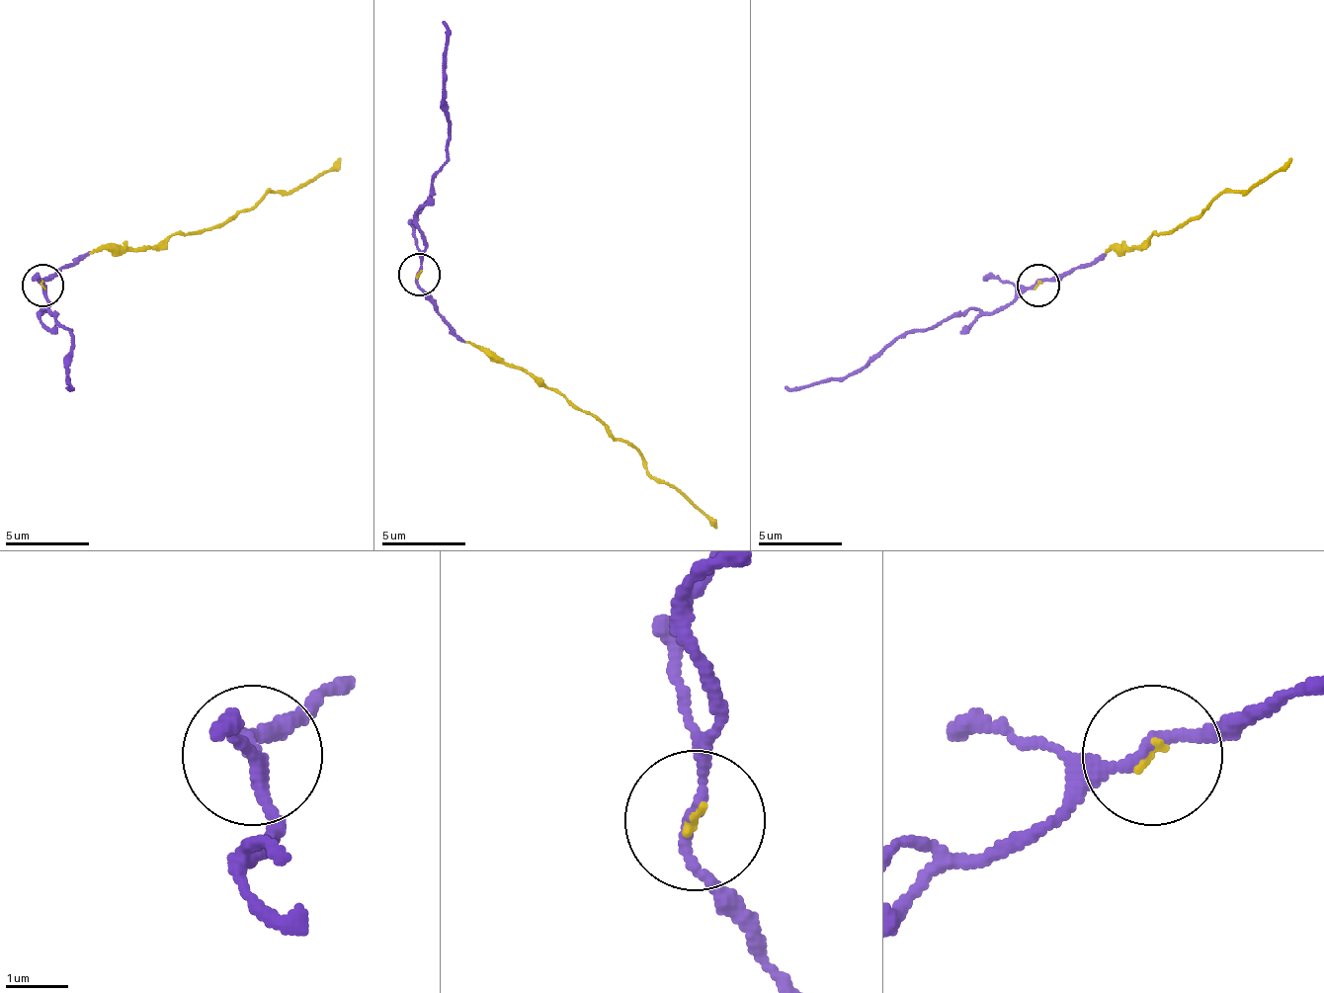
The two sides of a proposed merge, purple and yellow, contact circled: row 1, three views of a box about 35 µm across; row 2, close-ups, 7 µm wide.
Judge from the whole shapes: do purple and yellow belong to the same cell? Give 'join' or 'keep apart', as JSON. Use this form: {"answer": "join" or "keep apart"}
{"answer": "join"}

